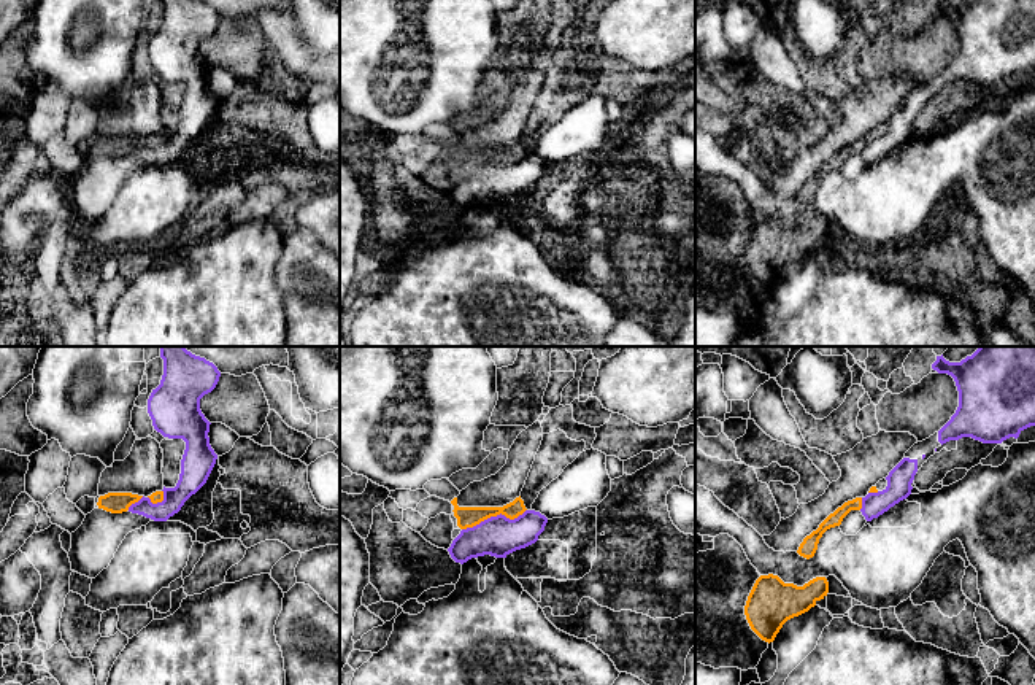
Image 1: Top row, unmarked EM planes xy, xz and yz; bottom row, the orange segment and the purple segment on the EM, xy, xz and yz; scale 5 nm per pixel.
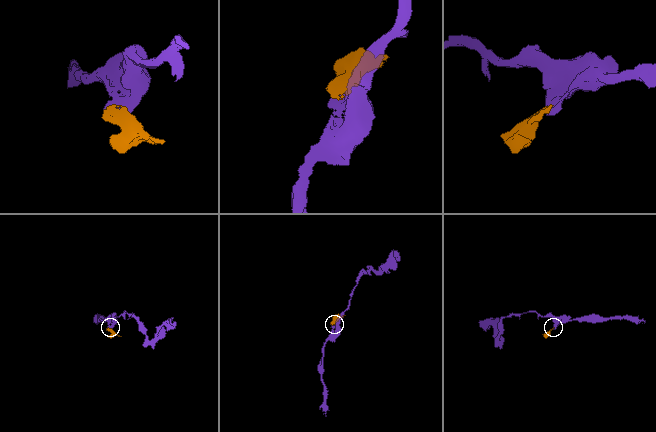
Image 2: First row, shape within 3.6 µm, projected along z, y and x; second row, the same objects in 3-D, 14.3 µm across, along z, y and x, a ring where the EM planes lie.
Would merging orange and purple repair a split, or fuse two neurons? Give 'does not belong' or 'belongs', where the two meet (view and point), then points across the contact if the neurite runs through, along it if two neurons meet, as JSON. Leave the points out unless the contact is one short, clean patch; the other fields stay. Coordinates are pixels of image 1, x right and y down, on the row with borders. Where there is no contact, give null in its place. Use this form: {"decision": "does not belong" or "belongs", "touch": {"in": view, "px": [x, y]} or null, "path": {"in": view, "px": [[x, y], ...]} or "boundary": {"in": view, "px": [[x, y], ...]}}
{"decision": "does not belong", "touch": {"in": "xz", "px": [494, 515]}, "boundary": {"in": "xz", "px": [[526, 509], [513, 518], [497, 514], [462, 530]]}}

